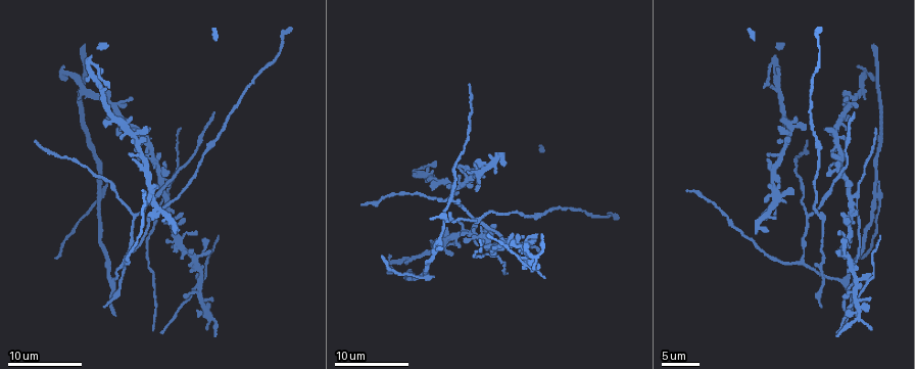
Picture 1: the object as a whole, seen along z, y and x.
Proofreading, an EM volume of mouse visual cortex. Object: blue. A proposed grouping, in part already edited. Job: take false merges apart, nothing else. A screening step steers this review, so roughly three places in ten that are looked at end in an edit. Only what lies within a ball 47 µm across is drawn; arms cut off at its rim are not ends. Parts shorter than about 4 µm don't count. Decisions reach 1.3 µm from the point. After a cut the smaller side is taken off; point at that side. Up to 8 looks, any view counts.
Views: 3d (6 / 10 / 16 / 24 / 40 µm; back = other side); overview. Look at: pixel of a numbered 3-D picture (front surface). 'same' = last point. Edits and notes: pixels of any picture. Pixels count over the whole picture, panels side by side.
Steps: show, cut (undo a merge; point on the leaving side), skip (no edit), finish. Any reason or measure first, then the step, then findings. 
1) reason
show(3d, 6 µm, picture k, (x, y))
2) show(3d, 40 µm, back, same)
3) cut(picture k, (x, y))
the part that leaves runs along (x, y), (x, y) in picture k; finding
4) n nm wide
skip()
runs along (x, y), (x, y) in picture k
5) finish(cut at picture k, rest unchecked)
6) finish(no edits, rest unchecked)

show(3d, 10 µm, picture 1, (428, 276))

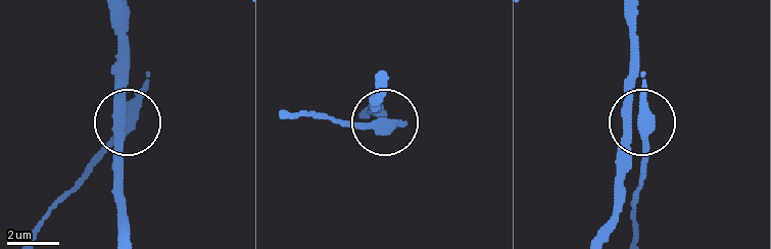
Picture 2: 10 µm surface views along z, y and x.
side arm 12 µm
skip()
runs along (384, 72), (377, 96), (381, 122), (333, 122) in picture 2; all the same cell

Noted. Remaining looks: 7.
looks like a crossing
show(3d, 16 µm, picture 1, (856, 195))

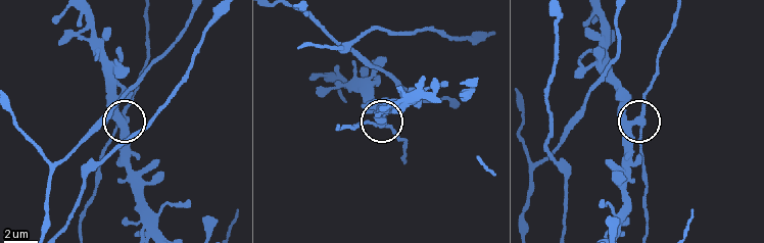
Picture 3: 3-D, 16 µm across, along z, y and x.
side arm 21 µm
skip()
all the same cell

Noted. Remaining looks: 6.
looks like a crossing
show(3d, 10 µm, picture 1, (118, 275))

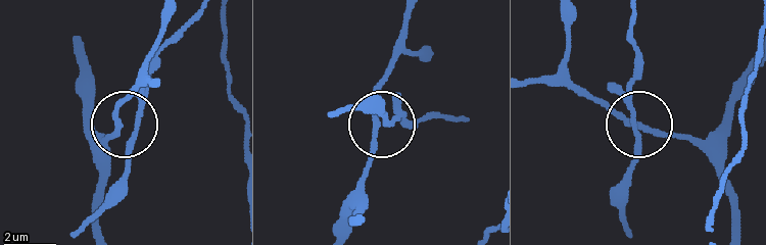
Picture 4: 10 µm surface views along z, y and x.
closer look
show(3d, 6 µm, picture 4, (374, 128))

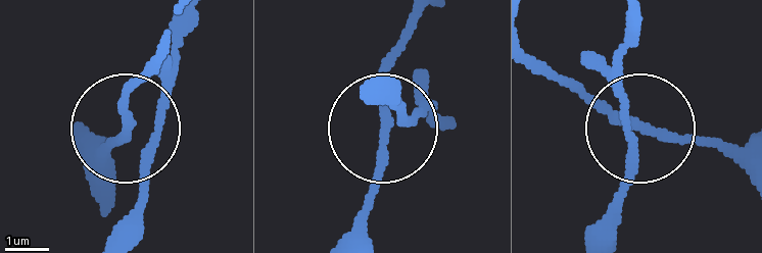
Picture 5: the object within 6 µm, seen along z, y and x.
side arm 39 µm
skip()
runs along (390, 65), (369, 238) in picture 5; one cell here

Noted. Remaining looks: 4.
branch point
show(3d, 10 µm, picture 1, (134, 214))

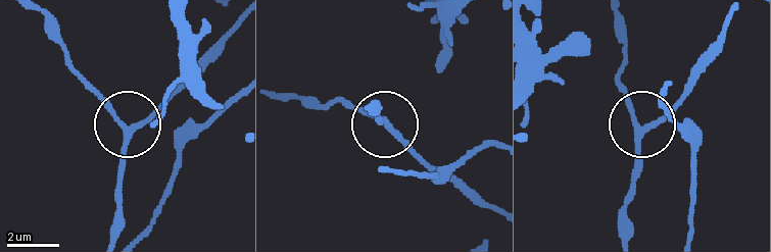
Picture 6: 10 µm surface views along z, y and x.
skip()
runs along (627, 235), (636, 115), (621, 79) in picture 6; all the same cell

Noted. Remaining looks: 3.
finish(no edits, rest unchecked)

